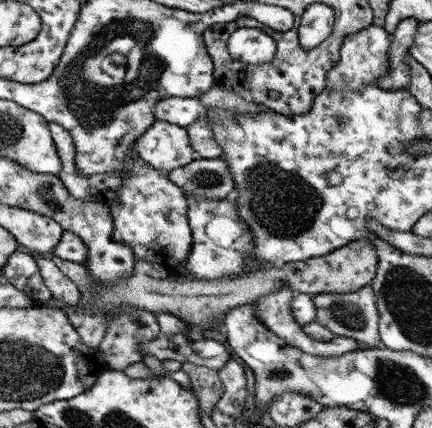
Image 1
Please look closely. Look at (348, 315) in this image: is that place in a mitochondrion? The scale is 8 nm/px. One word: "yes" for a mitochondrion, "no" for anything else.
yes

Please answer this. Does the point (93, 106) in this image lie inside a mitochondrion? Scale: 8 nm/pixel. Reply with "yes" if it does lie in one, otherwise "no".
yes

